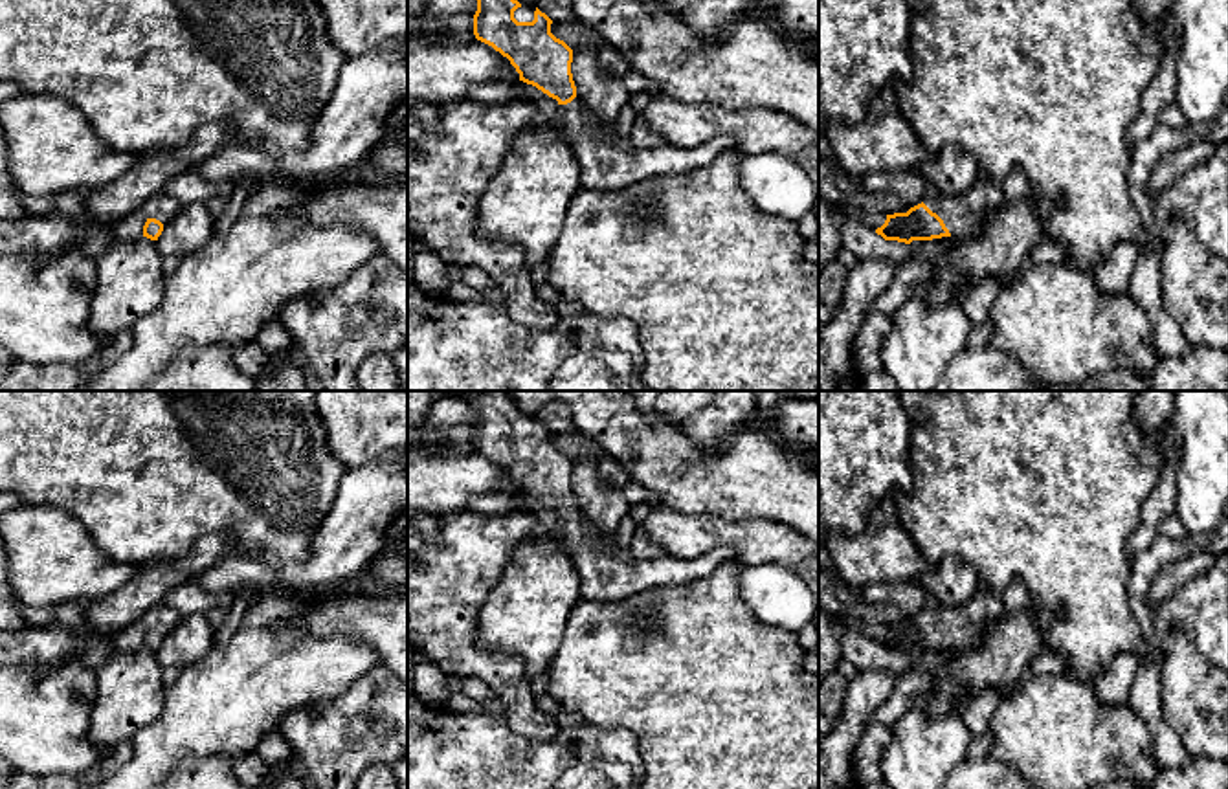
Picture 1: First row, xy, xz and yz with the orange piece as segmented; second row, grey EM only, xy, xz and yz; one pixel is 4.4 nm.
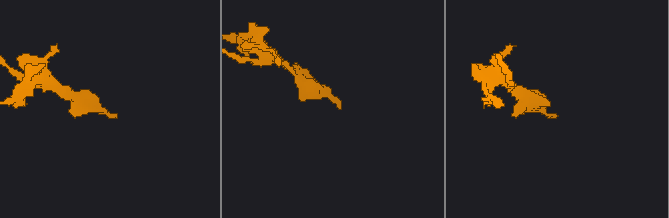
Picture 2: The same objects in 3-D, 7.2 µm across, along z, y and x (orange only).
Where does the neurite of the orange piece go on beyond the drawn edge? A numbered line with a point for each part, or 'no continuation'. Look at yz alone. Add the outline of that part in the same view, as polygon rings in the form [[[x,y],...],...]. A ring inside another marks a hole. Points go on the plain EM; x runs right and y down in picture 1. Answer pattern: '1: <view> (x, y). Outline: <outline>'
1: yz (962, 624). Outline: [[[1011,580],[1004,589],[980,587],[960,606],[927,611],[925,617],[936,624],[951,646],[975,646],[986,626],[1017,615],[1032,606],[1032,596],[1022,580]]]

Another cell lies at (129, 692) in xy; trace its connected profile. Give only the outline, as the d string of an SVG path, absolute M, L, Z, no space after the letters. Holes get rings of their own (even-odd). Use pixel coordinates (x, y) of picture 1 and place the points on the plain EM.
M114 650L95 670L95 701L88 739L99 749L114 750L163 710L165 683L156 651Z

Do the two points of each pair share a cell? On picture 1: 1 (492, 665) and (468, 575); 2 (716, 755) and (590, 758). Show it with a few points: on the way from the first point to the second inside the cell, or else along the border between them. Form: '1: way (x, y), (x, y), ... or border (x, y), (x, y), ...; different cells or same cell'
1: way (468, 646), (465, 643), (465, 599); same cell
2: border (606, 729), (625, 729), (636, 738), (643, 769); different cells

